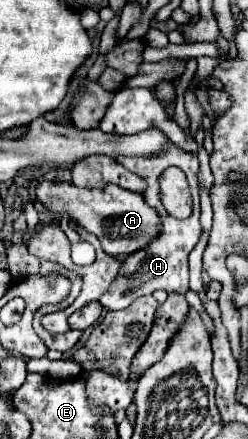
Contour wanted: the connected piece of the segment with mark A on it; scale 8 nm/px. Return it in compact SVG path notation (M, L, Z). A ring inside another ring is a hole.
M39 181L35 189L37 201L51 213L65 213L71 221L85 231L99 237L105 253L113 257L127 257L135 249L147 247L149 241L159 233L159 217L139 193L119 189L119 185L105 185L103 189L79 189L67 181Z

